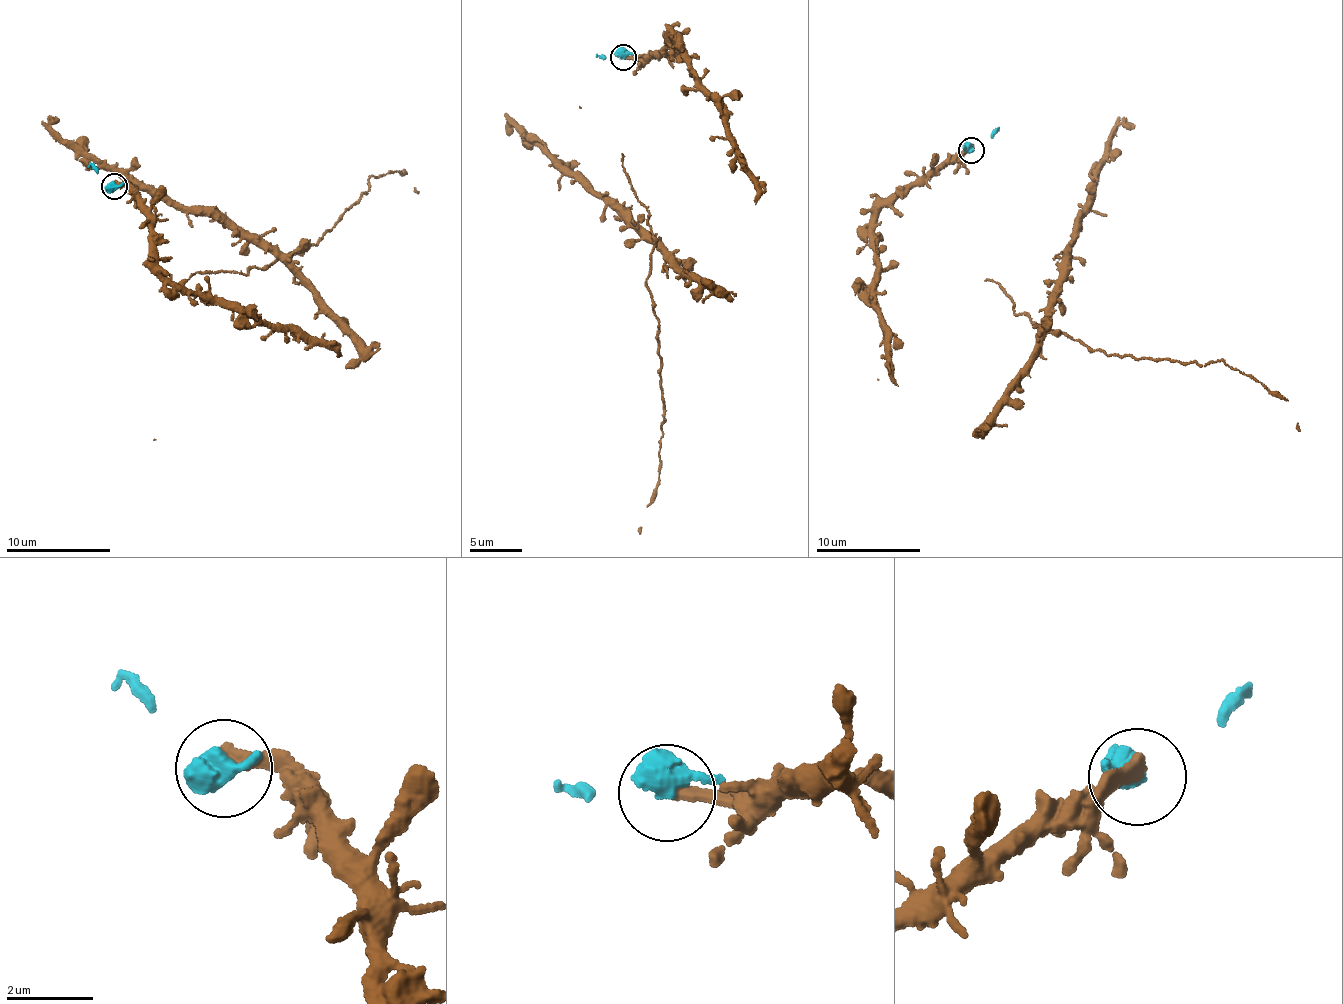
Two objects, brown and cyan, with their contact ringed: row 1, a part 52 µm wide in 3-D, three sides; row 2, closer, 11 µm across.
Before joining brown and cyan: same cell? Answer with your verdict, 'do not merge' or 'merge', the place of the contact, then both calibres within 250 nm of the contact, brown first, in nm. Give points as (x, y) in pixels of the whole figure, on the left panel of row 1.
merge | (114, 186) | 360/460 nm

